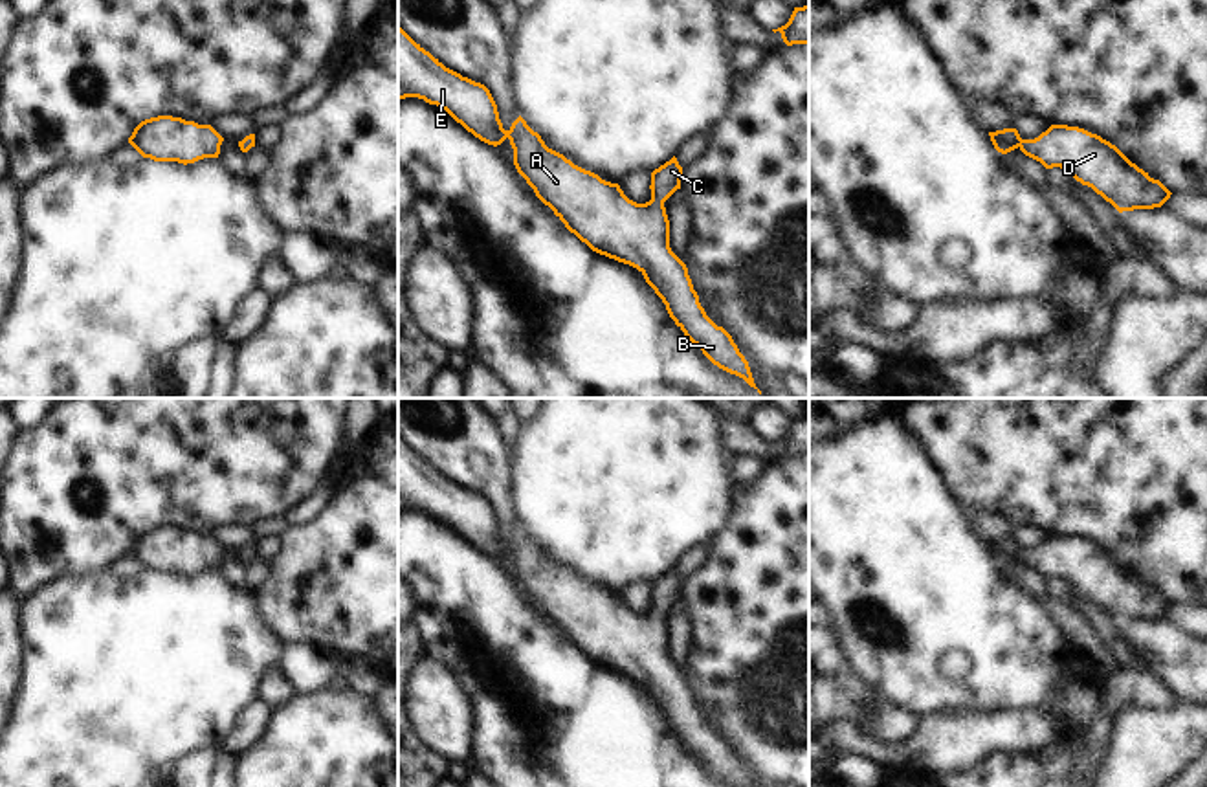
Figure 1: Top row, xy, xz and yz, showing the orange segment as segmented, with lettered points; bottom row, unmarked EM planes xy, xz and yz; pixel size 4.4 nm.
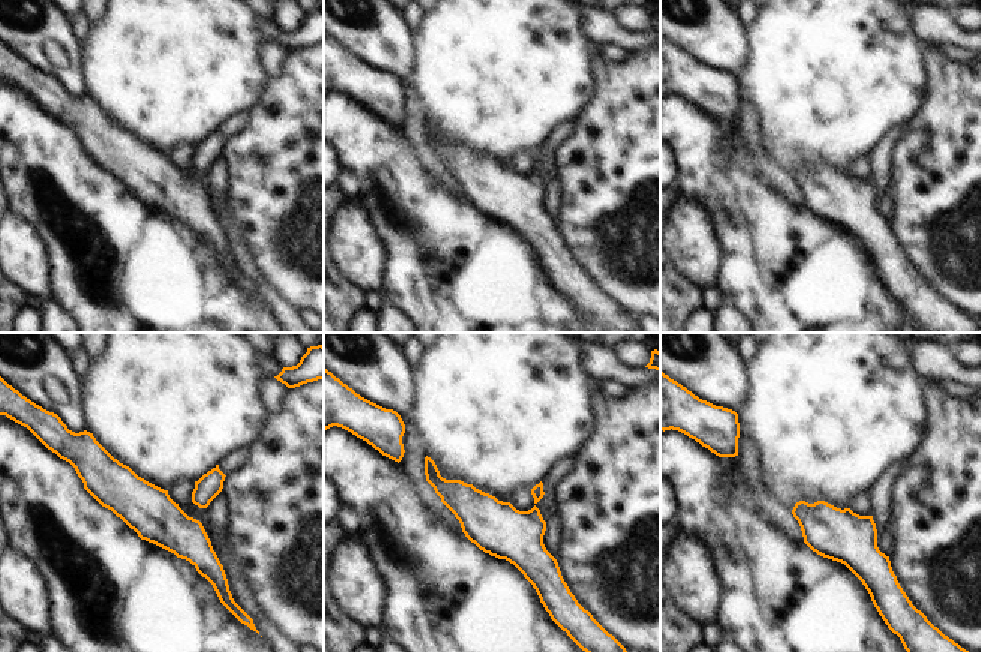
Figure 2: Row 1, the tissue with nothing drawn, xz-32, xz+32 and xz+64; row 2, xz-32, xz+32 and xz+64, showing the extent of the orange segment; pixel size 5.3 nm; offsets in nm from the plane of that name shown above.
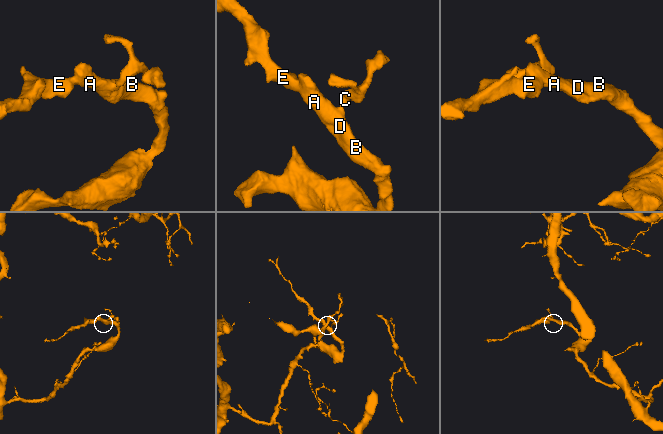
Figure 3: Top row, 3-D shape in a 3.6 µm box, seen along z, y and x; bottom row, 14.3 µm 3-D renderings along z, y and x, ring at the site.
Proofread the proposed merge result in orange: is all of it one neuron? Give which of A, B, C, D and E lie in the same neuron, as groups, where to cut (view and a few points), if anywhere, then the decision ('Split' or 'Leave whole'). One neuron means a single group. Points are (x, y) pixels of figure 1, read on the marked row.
Groups: A B C D E. No split. Leave whole

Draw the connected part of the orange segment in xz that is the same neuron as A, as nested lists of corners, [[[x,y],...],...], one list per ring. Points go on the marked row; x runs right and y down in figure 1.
[[[398,26],[398,101],[405,97],[442,106],[488,145],[497,147],[508,138],[517,172],[565,227],[592,251],[637,268],[684,336],[714,365],[743,378],[761,394],[748,361],[732,336],[706,316],[686,264],[670,248],[664,202],[681,189],[682,178],[675,156],[651,172],[651,200],[637,204],[618,183],[548,149],[521,116],[504,130],[484,84],[446,68]]]

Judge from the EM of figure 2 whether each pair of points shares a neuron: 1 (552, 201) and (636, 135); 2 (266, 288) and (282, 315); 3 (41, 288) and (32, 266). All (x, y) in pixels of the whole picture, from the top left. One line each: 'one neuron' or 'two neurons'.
1: two neurons
2: one neuron
3: one neuron

